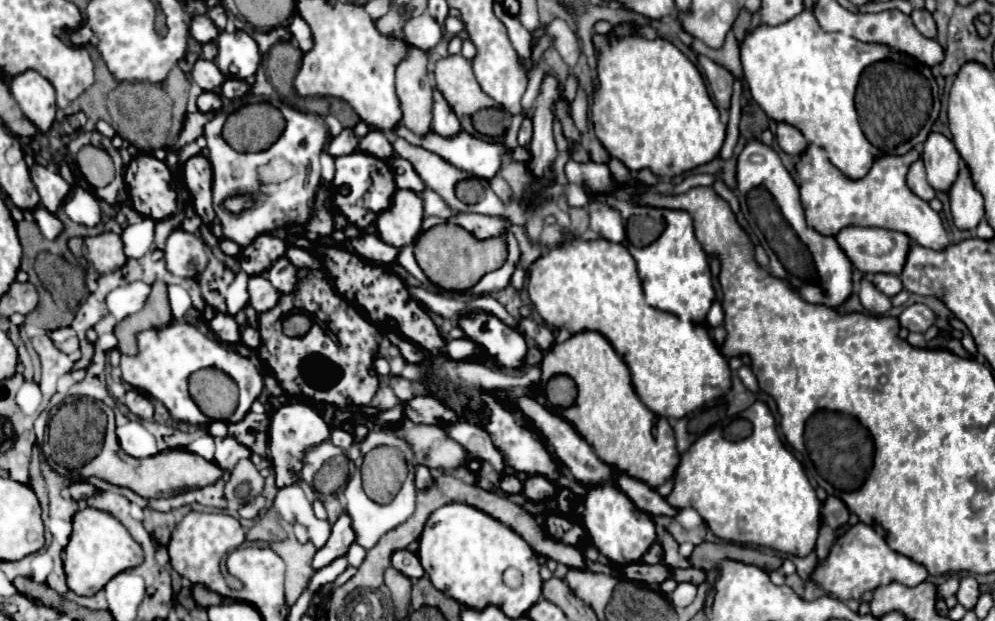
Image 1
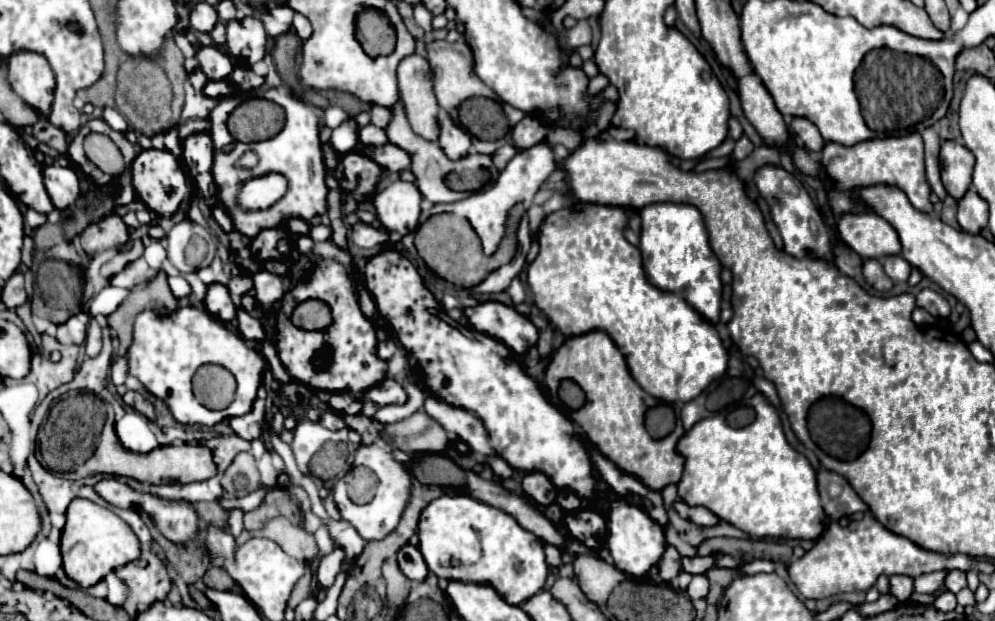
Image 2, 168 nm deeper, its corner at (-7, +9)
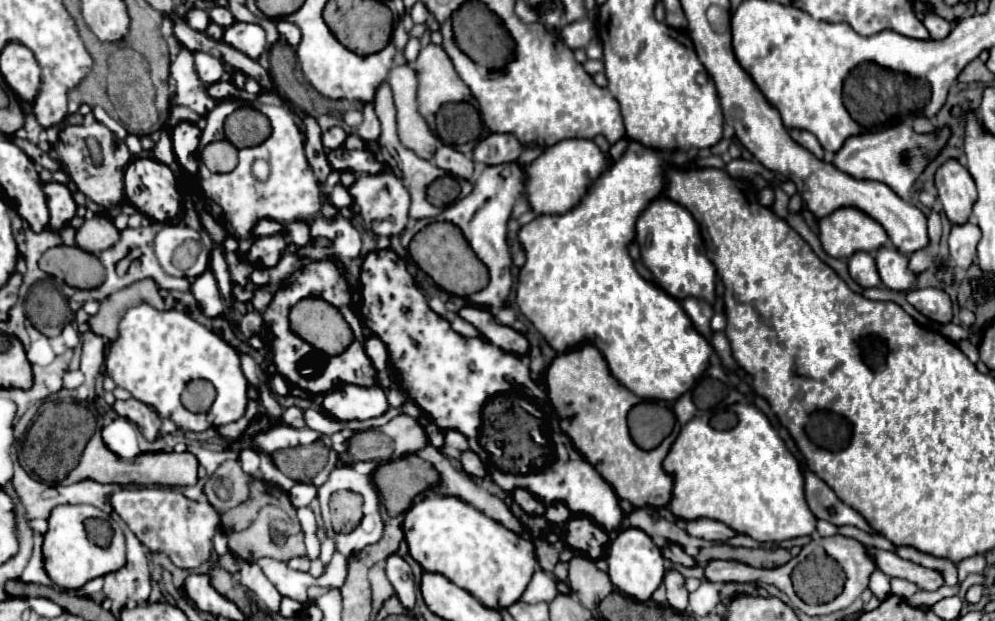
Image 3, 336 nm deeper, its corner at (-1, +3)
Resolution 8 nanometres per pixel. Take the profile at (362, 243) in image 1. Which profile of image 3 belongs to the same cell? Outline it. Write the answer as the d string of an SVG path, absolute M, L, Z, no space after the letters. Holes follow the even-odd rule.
M317 216L317 220L313 220L309 228L313 238L327 238L331 242L329 256L339 260L351 260L361 254L361 236L347 218L335 216L327 220Z

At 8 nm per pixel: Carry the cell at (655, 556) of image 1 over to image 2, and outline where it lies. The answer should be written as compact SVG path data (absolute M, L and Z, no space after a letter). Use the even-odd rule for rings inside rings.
M669 546L669 548L665 550L661 562L659 562L659 576L661 576L661 580L671 582L671 580L677 578L681 572L683 572L683 568L681 568L681 556L679 556L679 552L677 552L675 548Z

